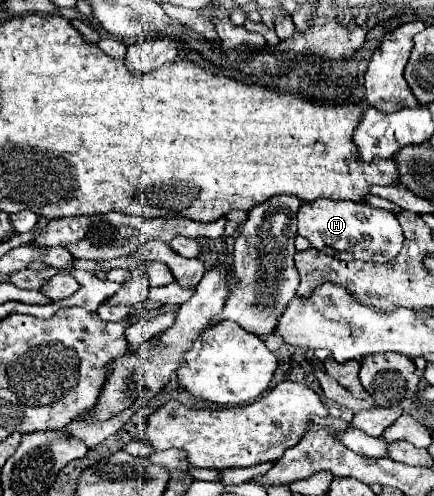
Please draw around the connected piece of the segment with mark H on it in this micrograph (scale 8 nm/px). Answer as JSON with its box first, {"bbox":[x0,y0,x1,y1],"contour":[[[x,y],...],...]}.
{"bbox":[298,200,404,264],"contour":[[[314,200],[302,202],[298,210],[298,234],[314,248],[330,254],[346,254],[346,260],[364,260],[384,264],[400,254],[404,236],[396,216],[382,208],[372,208],[364,202],[344,200]]]}

